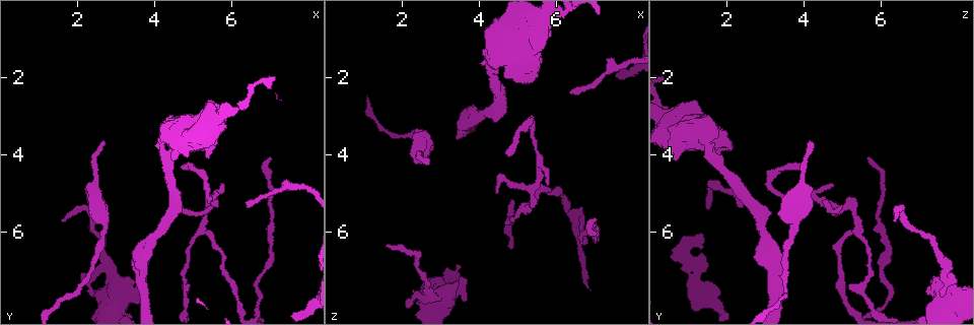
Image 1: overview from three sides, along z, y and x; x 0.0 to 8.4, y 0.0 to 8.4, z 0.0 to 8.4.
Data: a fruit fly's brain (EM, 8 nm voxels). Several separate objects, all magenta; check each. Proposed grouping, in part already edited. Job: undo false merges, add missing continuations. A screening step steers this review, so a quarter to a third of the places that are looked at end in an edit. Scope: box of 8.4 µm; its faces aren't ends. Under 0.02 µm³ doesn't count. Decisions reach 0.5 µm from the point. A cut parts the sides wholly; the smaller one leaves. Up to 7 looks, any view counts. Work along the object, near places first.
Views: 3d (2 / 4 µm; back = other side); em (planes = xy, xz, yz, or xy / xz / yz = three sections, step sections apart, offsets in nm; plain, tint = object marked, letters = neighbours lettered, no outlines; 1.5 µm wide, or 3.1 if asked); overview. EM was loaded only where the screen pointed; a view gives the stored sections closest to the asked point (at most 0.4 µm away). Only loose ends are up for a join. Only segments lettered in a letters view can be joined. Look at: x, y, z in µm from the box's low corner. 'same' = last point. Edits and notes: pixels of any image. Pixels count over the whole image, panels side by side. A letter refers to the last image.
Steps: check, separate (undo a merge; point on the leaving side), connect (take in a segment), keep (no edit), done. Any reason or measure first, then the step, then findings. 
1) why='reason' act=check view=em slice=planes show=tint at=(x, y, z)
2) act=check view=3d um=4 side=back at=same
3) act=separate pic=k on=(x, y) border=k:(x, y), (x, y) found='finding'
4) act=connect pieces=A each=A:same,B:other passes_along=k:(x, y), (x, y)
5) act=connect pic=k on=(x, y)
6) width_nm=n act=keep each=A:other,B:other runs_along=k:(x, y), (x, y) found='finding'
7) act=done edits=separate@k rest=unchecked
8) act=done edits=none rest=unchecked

why='branch stops here' act=check view=em slice=xy step=4 show=tint at=(4.55, 4.15, 0.55)

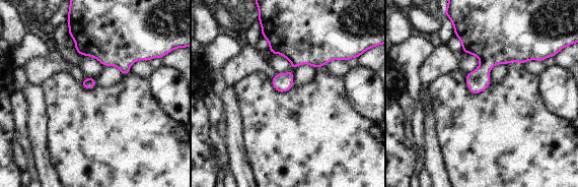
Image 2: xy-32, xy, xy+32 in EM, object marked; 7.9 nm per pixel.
why='cut it another way' act=check view=em slice=planes show=letters at=same

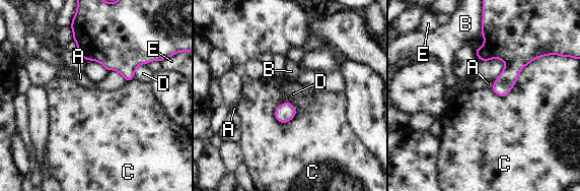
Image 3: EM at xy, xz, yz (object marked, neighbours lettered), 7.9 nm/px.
act=keep each=A:other,B:other,C:other,D:other,E:other border=3:(542, 56), (505, 96), (492, 90) found='no lettered segment goes on from it'

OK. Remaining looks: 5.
act=check view=em slice=planes show=letters at=(2.65, 3.70, 4.20)

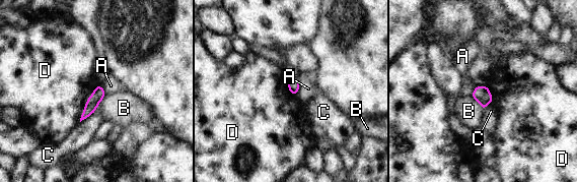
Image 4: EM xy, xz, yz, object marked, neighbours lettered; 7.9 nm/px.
act=keep each=A:other,B:other,C:other,D:other border=4:(88, 98), (79, 121) found='none of them fits'

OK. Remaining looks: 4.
why='thin end' act=check view=3d um=2 side=back at=(1.55, 5.80, 6.35)

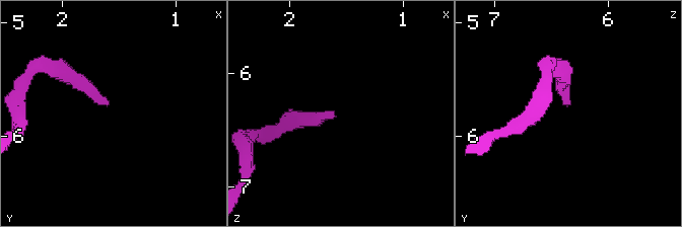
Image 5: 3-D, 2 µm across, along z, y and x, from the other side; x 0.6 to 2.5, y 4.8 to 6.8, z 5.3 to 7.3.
act=check view=em slice=xy step=4 show=tint at=(1.60, 5.74, 6.36)

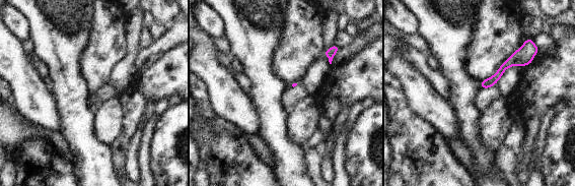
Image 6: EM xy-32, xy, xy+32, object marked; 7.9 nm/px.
act=check view=em slice=planes show=letters at=same

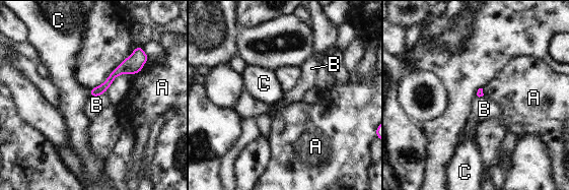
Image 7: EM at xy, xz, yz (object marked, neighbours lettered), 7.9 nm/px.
act=connect pieces=C each=A:other,B:other,C:same passes_along=7:(101, 88), (90, 93), (75, 97) found='the neuron continues'

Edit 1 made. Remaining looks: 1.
act=done edits=connect@7 rest=unchecked

